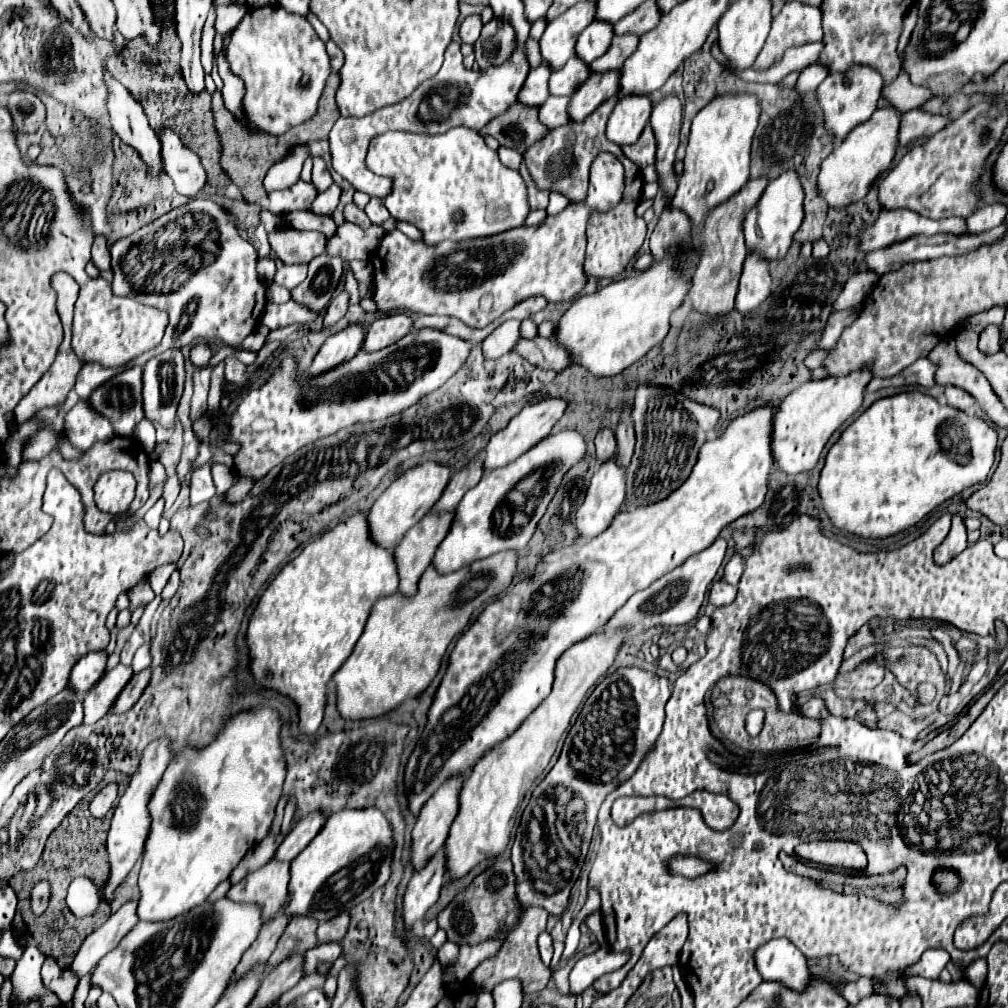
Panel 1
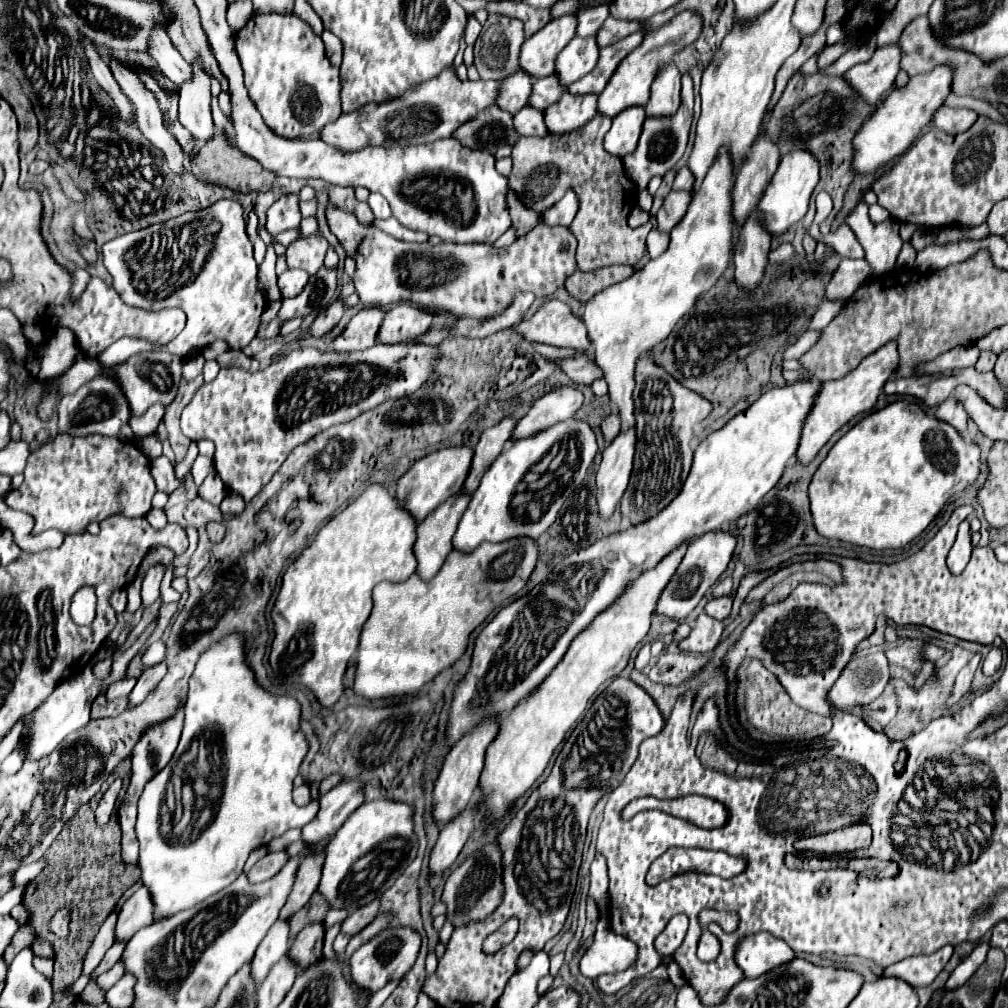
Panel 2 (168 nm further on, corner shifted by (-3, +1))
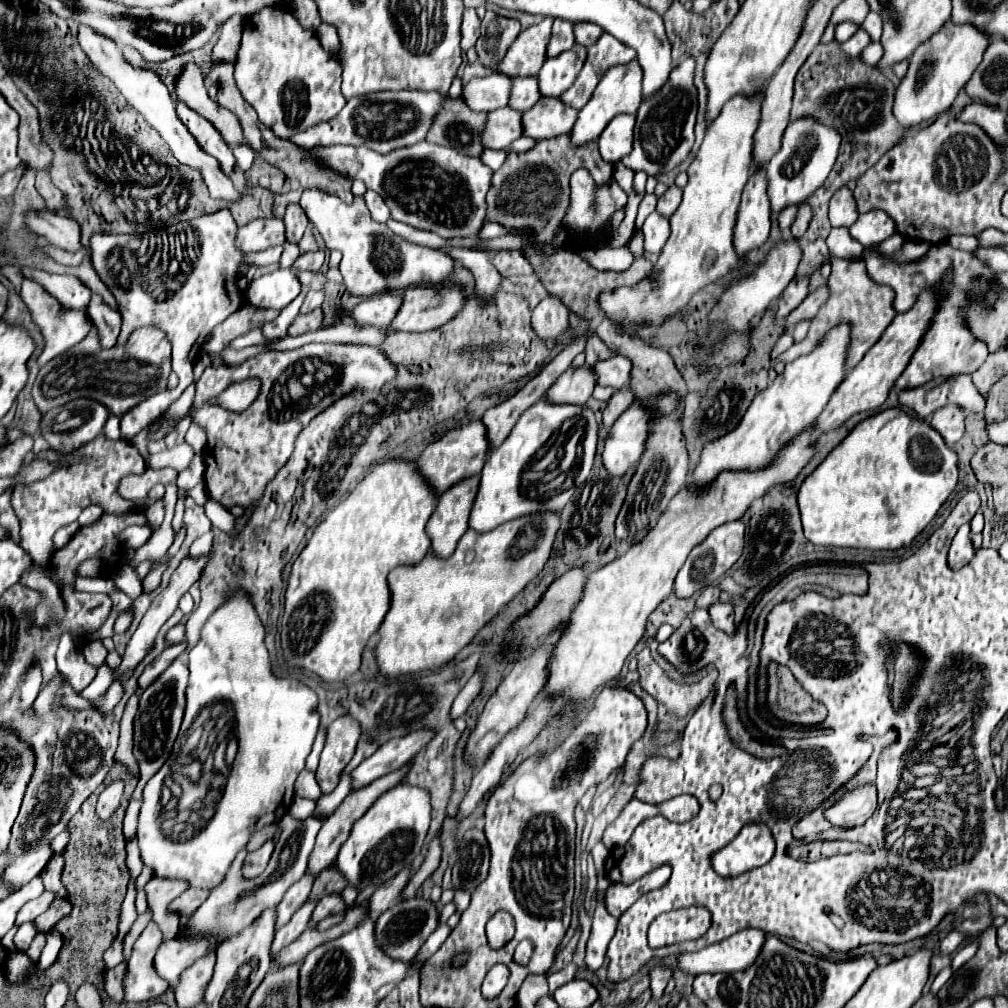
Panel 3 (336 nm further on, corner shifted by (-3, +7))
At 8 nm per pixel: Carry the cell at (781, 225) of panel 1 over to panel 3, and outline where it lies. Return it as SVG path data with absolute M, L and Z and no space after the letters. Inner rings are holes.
M801 118L787 126L783 134L781 150L767 164L767 196L771 202L771 212L777 216L787 206L805 202L811 192L815 192L825 178L829 176L839 150L839 134L829 126L819 126L819 122L811 122L811 118Z

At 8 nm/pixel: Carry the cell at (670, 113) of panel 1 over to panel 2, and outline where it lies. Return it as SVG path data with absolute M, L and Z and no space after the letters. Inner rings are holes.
M671 62L659 70L655 76L655 84L651 84L651 100L645 106L647 116L669 116L679 108L679 92L681 92L681 72Z

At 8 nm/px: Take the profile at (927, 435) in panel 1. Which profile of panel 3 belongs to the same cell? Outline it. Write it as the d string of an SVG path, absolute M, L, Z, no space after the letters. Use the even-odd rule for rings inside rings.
M889 408L883 410L879 414L873 414L869 418L865 418L863 422L859 422L843 442L839 442L829 454L827 458L803 480L801 488L799 488L799 510L801 510L801 522L803 522L803 532L805 538L817 546L841 546L841 548L867 548L867 550L895 550L901 546L907 546L937 514L937 510L941 508L941 504L949 498L949 494L955 490L959 482L959 454L949 448L943 440L943 436L927 422L921 420L917 416L911 416L907 412L903 412L901 408Z

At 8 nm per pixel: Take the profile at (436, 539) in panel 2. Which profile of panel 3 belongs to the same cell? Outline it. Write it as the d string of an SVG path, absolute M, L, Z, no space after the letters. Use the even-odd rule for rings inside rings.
M479 476L465 478L437 498L437 508L427 522L431 554L439 558L449 558L455 552L459 538L469 528L467 520L477 494L477 486Z

